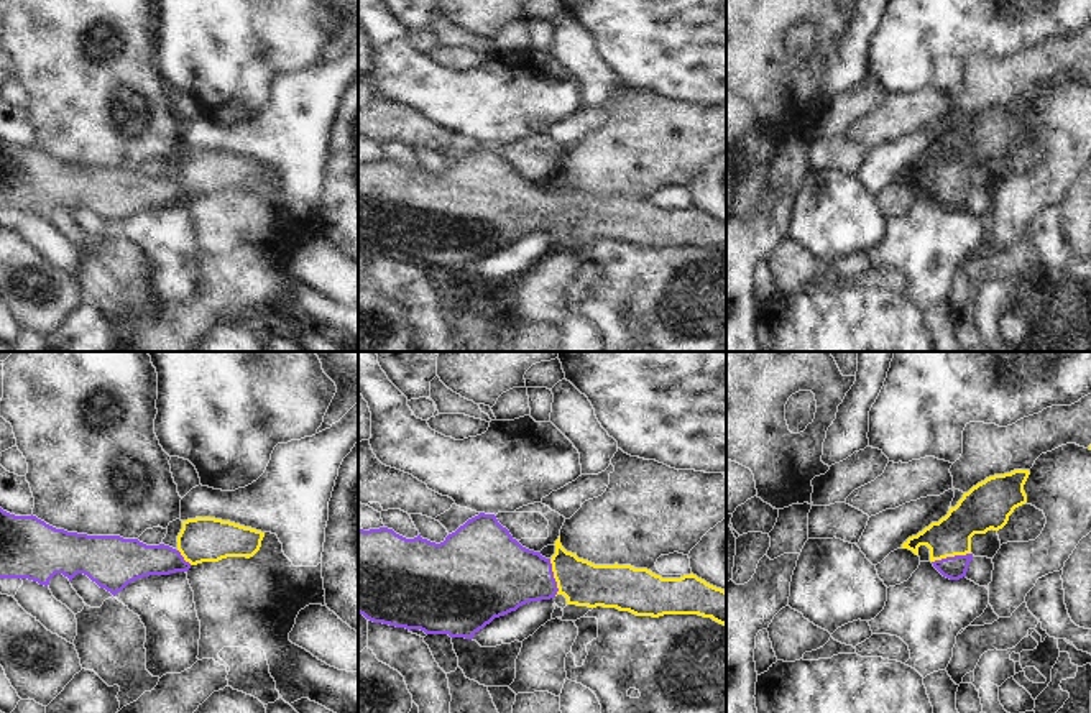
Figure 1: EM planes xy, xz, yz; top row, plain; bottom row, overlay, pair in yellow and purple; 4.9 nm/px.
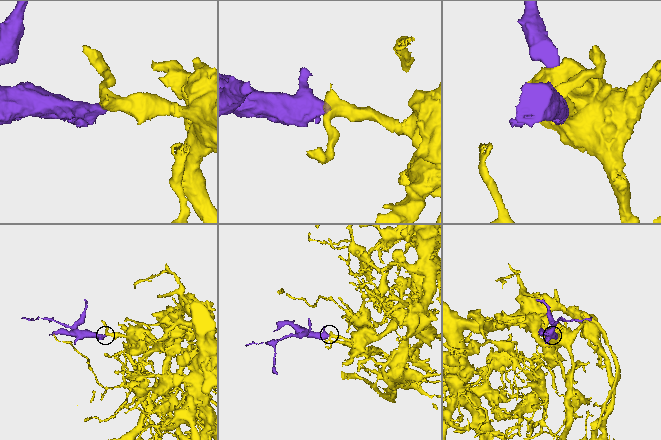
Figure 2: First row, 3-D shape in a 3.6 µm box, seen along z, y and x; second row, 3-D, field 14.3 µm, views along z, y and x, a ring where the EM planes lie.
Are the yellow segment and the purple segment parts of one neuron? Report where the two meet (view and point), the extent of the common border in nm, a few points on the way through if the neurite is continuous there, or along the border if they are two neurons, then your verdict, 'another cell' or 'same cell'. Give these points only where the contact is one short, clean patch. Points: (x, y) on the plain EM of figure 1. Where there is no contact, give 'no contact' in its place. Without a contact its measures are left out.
contact yz (950, 188); length 200 nm; way yz (976, 145), (950, 171), (950, 188), (955, 199); same cell

